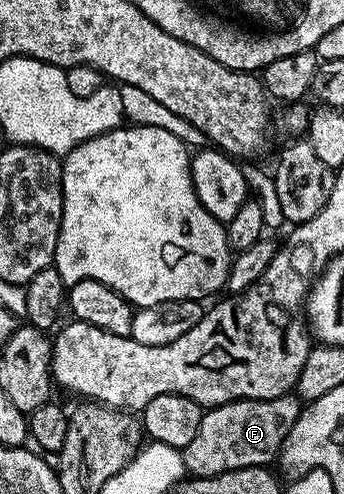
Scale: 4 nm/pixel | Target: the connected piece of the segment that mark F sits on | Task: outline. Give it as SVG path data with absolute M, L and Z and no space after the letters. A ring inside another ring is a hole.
M294 393L283 394L273 400L237 400L226 402L223 406L210 407L197 428L197 436L193 436L193 440L189 440L189 444L181 452L184 471L196 478L212 478L218 474L233 472L237 468L270 467L278 459L285 436L289 436L300 409L300 399Z

